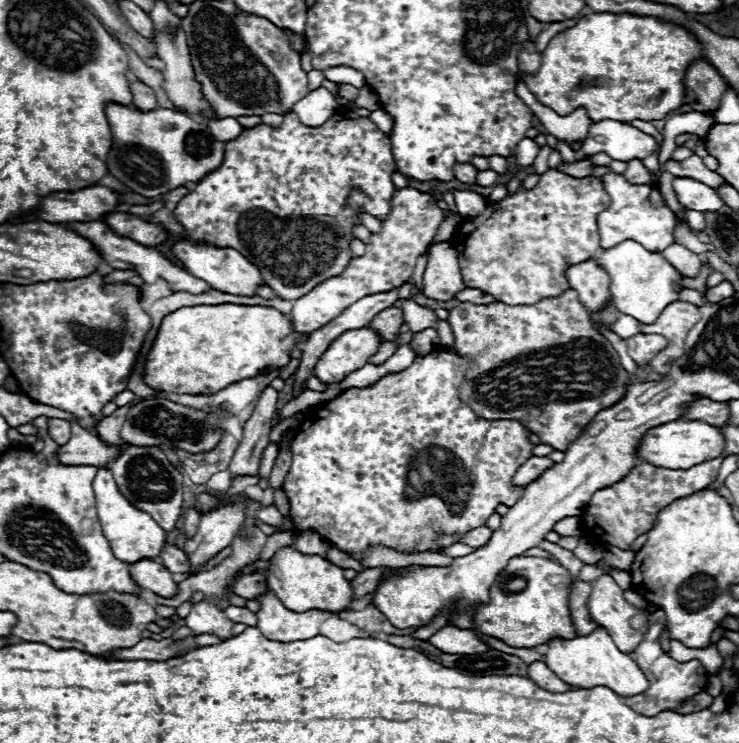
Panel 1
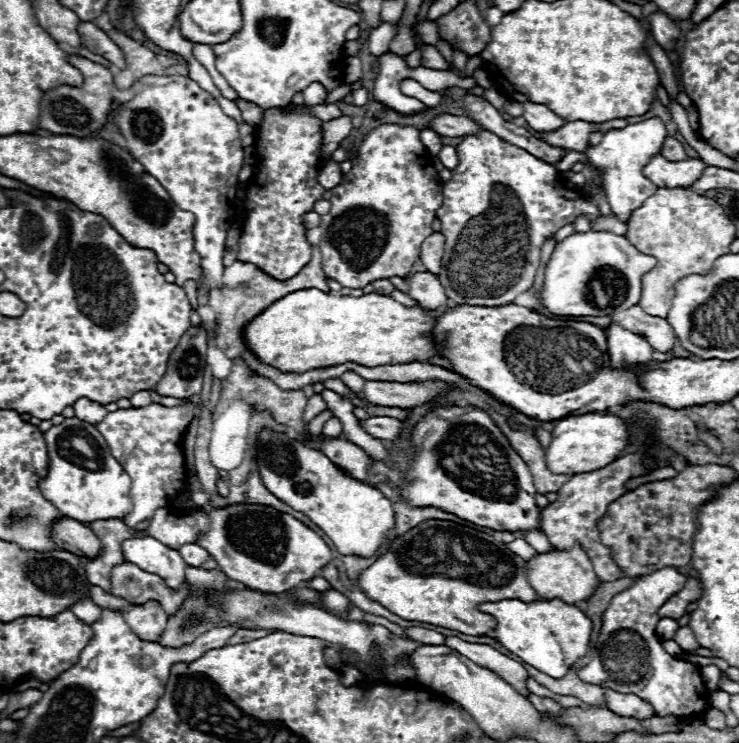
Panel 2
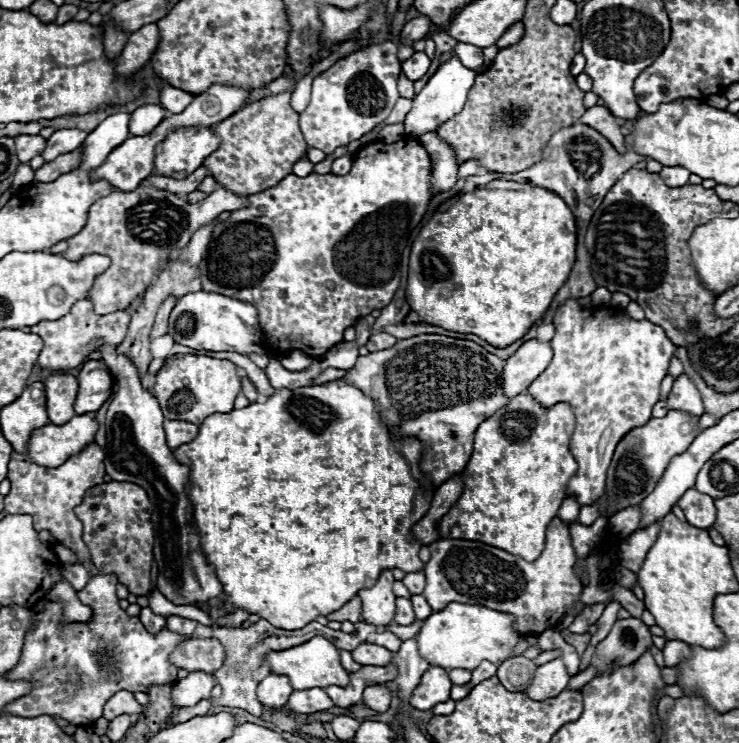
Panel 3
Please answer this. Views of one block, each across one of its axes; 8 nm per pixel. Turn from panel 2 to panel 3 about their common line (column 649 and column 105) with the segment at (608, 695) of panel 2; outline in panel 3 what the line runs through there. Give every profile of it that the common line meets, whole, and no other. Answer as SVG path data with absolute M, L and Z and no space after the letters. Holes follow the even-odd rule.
M120 690L120 692L116 692L116 694L104 704L102 716L104 716L106 720L112 720L112 718L116 718L116 716L120 716L120 714L138 714L138 712L140 712L140 704L134 700L132 692Z

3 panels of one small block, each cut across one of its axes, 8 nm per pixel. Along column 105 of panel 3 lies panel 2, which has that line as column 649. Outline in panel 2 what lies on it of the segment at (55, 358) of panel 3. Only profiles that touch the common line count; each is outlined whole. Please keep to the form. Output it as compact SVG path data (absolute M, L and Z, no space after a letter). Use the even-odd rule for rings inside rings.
M638 304L624 310L618 316L622 328L636 332L640 336L644 336L644 340L648 340L648 344L662 354L672 352L672 348L678 344L676 334L672 332L670 324L666 322L666 318L658 318L658 316L650 316L646 314Z

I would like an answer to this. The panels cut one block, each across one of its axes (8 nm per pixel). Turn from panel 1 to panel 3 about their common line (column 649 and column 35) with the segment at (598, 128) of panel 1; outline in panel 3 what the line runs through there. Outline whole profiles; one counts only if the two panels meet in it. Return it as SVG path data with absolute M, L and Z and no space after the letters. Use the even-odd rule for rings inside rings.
M22 134L22 136L16 136L14 140L16 140L16 152L18 152L20 162L30 162L34 156L42 154L44 144L46 144L46 140L40 134L36 136Z

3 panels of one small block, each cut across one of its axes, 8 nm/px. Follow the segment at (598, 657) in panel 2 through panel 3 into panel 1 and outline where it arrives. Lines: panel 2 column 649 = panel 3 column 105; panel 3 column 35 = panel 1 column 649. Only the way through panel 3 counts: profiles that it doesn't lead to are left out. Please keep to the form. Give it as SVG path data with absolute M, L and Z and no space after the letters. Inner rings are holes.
M656 610L648 616L648 632L644 636L644 640L640 642L640 646L630 654L632 660L636 660L636 664L640 664L640 670L644 672L644 676L648 676L650 688L638 696L630 696L630 698L622 698L624 704L628 704L632 710L644 714L644 716L656 716L658 712L664 710L674 710L678 708L684 700L692 698L694 694L700 694L706 690L708 684L708 672L706 668L698 662L698 660L690 660L690 662L676 662L674 658L670 658L662 648L660 648L660 634L666 626L666 616L662 610Z

